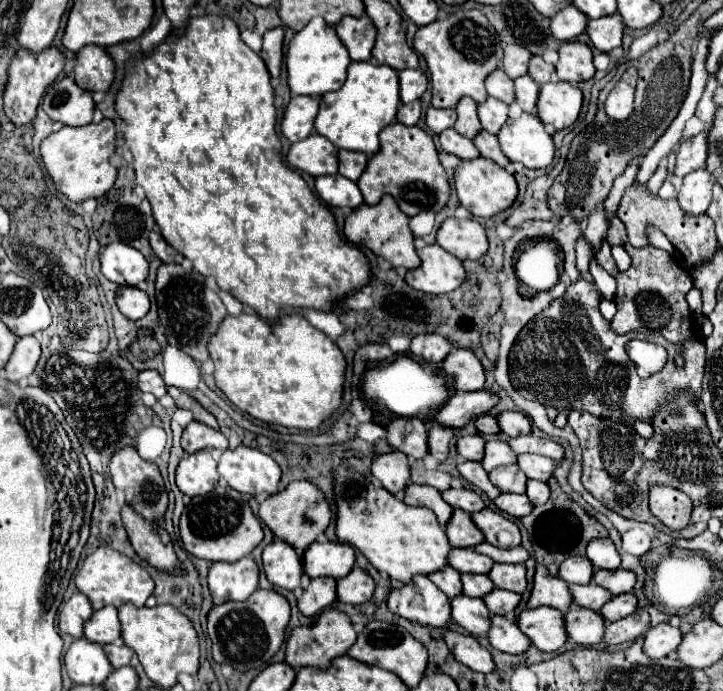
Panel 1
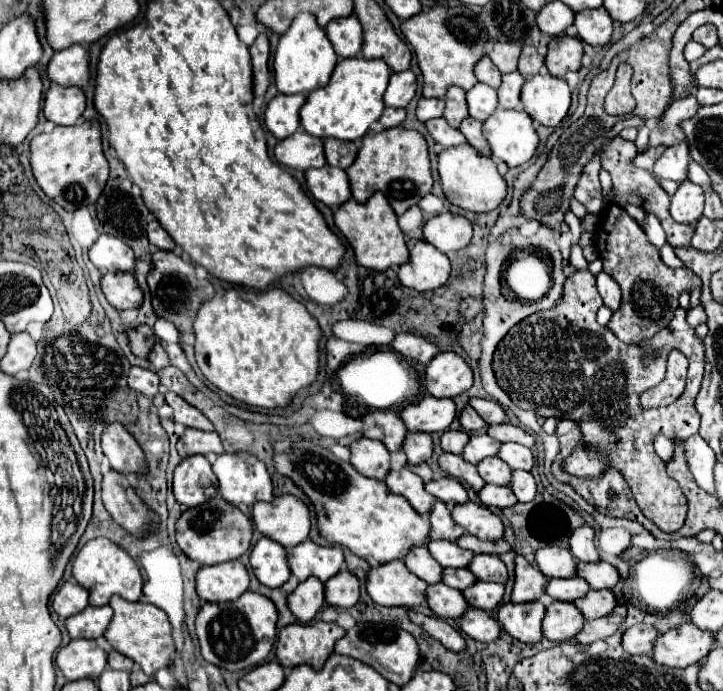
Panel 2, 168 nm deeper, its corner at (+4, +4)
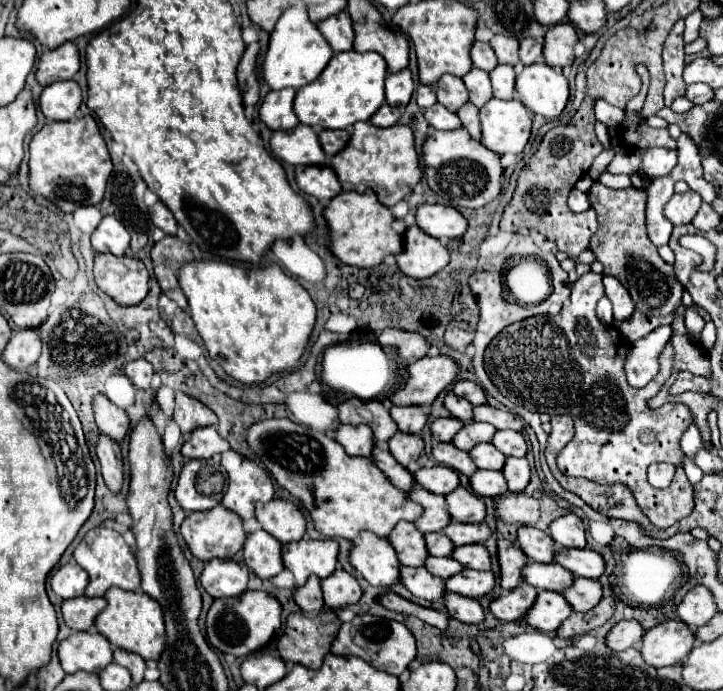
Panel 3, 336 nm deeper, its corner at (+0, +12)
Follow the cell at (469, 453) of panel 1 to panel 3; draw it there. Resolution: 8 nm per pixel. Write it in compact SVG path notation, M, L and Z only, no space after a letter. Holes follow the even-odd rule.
M436 418L432 424L430 424L430 430L432 430L432 438L438 440L438 442L450 442L452 436L462 428L464 424L456 418Z

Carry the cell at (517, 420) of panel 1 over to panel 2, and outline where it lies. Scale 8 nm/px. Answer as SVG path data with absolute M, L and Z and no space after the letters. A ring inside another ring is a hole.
M474 398L474 400L470 402L470 406L472 406L476 412L480 412L480 416L484 418L484 422L486 422L488 426L508 422L506 410L504 410L498 402L492 402L492 400L482 400L482 398Z

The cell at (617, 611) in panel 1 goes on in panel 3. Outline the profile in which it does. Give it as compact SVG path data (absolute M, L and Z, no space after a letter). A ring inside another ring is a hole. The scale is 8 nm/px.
M576 578L572 586L568 586L562 596L566 602L576 610L576 612L588 612L600 602L602 596L602 586L598 580L588 580L588 578Z

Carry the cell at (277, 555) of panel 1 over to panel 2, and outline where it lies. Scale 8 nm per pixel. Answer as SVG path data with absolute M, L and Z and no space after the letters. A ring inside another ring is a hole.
M262 536L258 544L252 548L250 564L254 568L256 578L268 588L280 588L292 576L286 550L266 536Z

